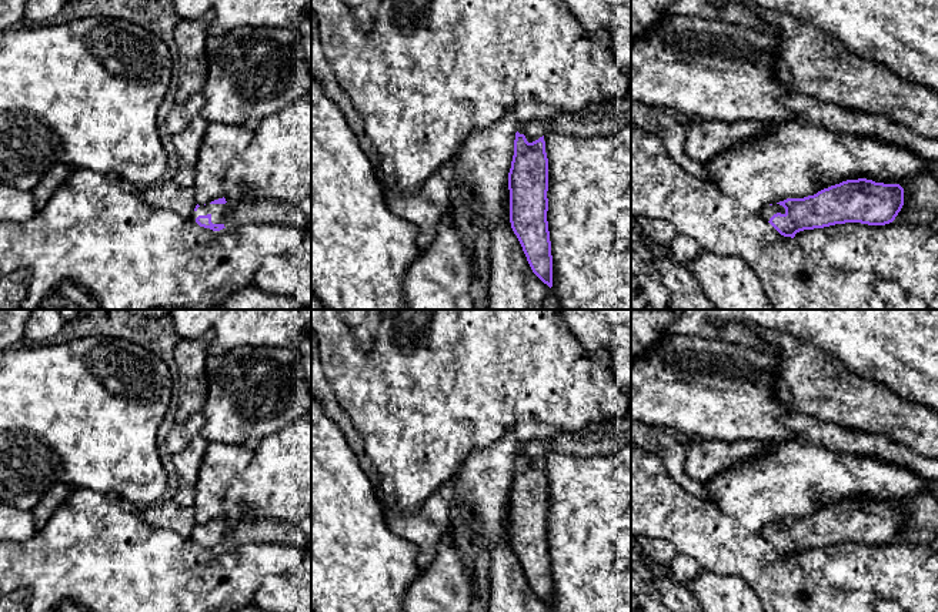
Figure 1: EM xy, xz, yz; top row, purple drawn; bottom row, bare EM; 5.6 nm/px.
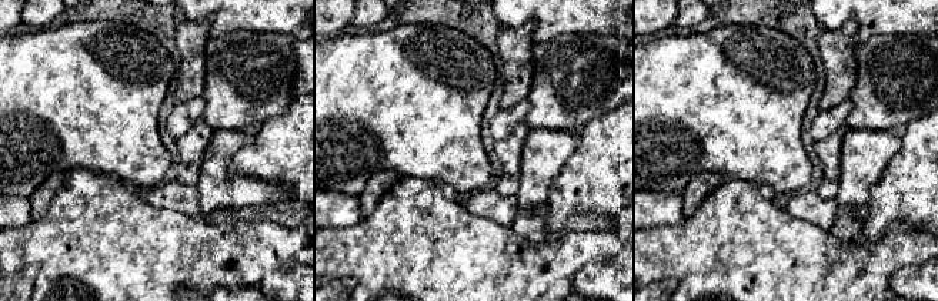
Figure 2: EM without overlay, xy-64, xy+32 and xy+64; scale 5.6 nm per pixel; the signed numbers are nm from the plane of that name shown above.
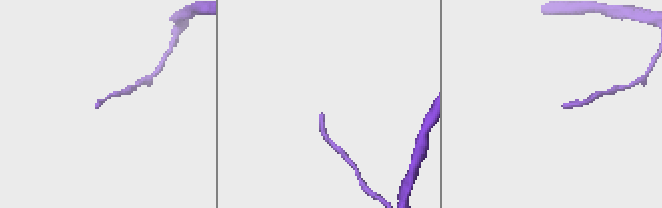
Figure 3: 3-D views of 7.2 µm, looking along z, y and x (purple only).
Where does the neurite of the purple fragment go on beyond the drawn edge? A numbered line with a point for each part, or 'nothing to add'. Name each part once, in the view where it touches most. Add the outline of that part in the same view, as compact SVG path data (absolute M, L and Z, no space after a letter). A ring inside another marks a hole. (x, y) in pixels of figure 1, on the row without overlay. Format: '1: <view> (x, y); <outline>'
1: xy (249, 531); M243 519L233 531L227 528L227 524L206 524L200 525L191 534L191 539L196 541L198 535L211 535L213 544L228 545L246 545L246 544L287 544L301 545L304 538L298 526L274 521L274 519Z

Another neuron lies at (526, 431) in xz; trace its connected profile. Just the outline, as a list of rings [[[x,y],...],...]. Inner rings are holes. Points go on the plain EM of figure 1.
[[[523,421],[515,429],[518,448],[524,448],[533,439],[551,439],[563,434],[563,428],[540,421]]]

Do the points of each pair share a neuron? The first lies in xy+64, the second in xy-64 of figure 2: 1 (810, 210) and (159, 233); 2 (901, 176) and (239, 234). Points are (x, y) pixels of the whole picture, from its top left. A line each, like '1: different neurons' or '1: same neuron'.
1: different neurons
2: different neurons

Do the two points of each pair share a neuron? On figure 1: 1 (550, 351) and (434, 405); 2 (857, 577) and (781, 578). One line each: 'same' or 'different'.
1: same
2: different

